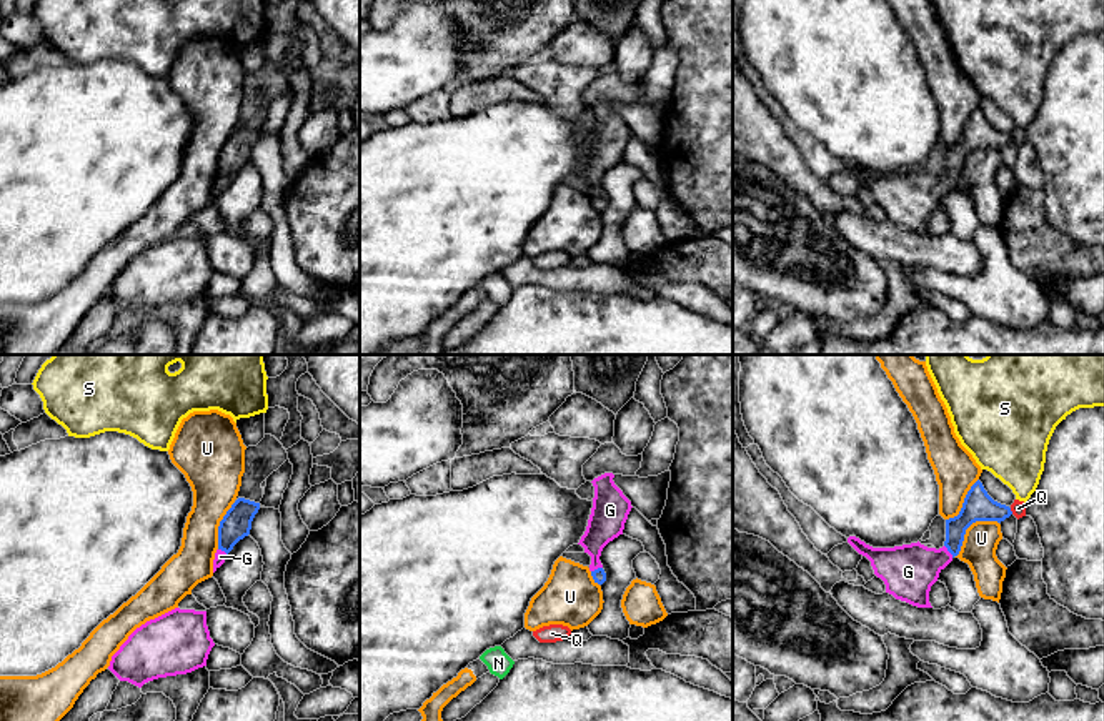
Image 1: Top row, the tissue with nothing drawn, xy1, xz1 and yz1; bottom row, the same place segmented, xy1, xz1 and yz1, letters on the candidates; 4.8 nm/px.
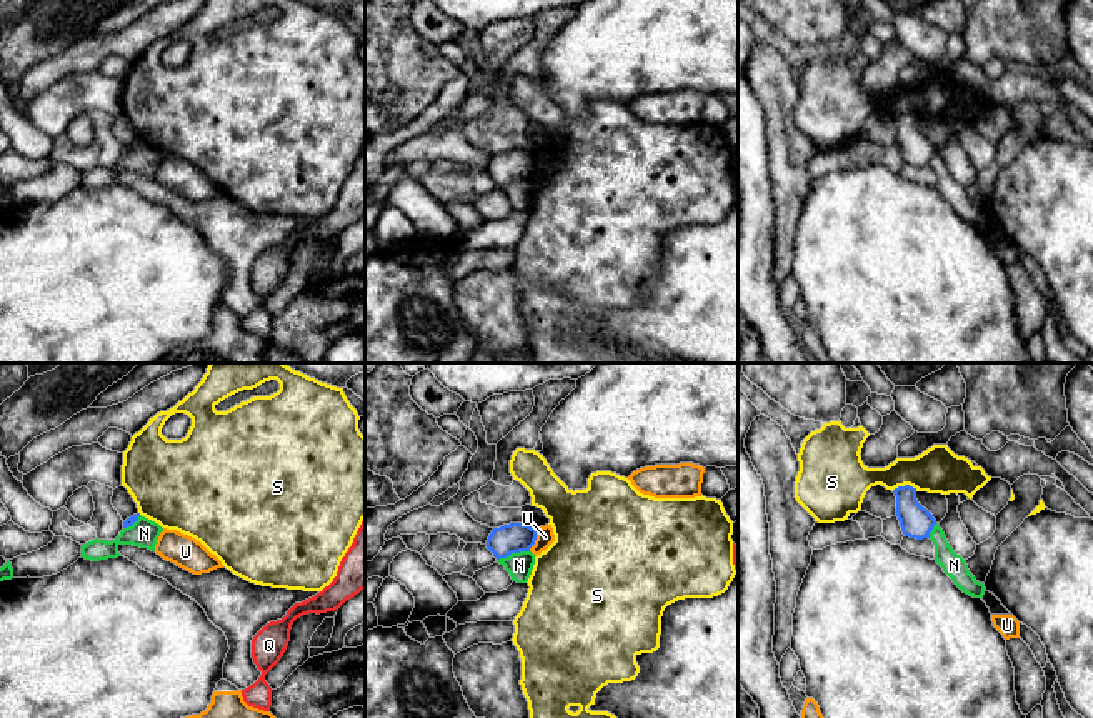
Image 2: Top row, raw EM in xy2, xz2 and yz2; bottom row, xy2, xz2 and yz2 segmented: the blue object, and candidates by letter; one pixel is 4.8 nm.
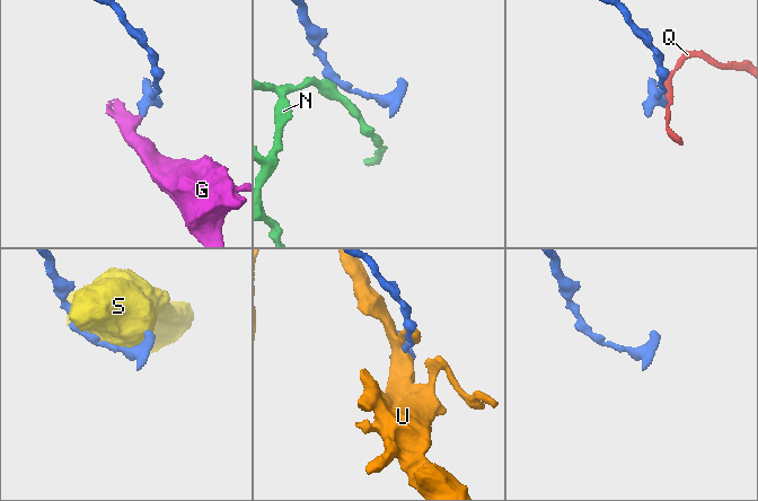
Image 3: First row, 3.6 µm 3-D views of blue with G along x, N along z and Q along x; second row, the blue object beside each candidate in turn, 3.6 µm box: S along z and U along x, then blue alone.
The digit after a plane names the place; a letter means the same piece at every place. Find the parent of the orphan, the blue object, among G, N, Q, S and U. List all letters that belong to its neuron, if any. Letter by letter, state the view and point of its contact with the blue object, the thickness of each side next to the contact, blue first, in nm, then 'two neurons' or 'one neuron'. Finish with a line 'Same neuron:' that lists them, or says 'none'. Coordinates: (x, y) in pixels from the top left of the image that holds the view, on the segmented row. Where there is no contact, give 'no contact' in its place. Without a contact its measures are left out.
G: yz1 (948, 550) | 140/260 nm | one neuron
N: xz2 (512, 552) | 140/120 nm | two neurons
Q: yz1 (1011, 512) | 150/70 nm | two neurons
S: yz2 (905, 485) | 160/220 nm | two neurons
U: yz1 (968, 527) | 150/170 nm | two neurons
Same neuron: G

